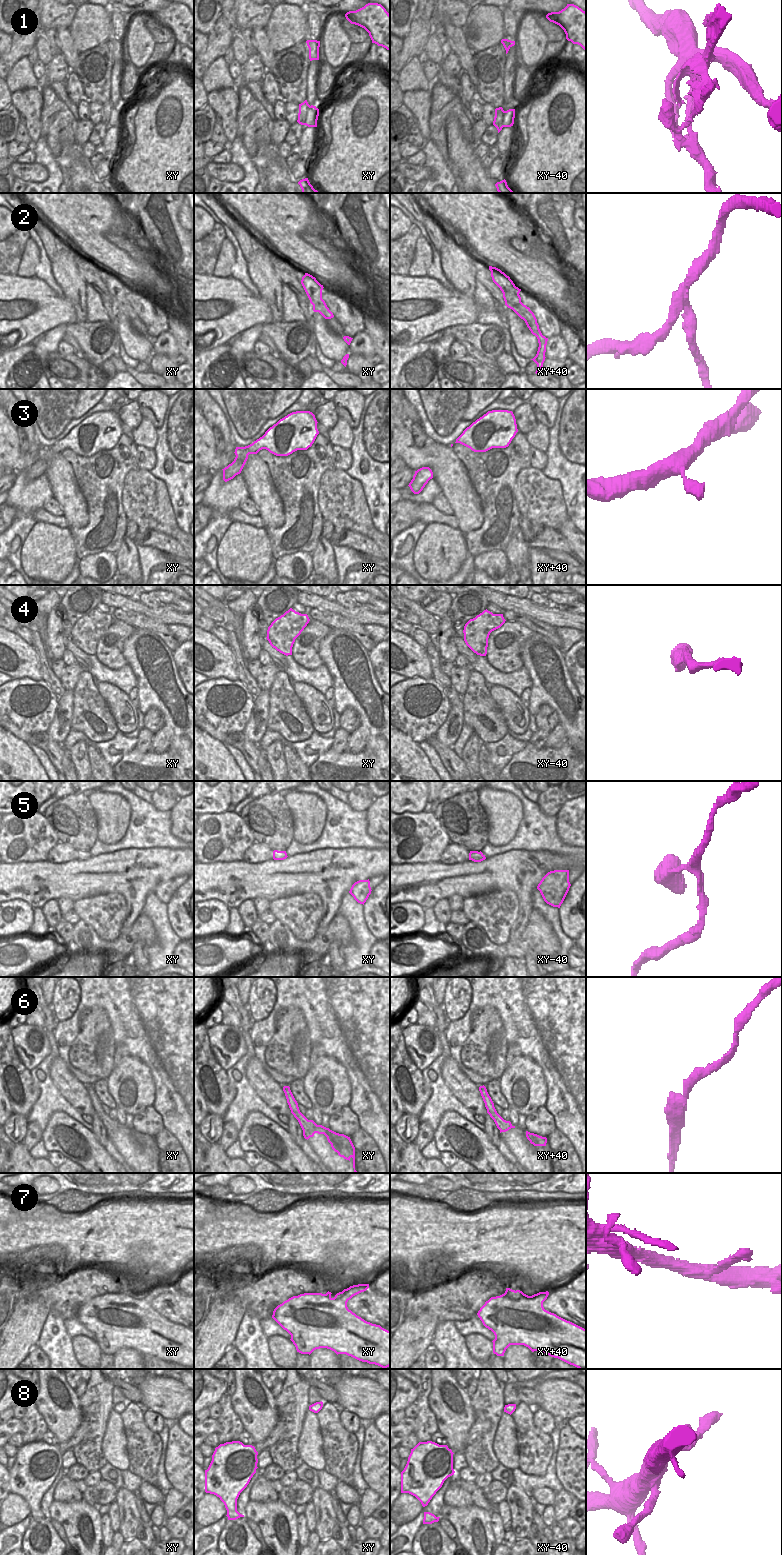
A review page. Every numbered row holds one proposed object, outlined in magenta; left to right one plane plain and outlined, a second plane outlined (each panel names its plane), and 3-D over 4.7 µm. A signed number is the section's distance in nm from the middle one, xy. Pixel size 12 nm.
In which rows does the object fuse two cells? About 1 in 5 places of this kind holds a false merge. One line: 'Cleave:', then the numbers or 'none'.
Cleave: 1, 2, 4.

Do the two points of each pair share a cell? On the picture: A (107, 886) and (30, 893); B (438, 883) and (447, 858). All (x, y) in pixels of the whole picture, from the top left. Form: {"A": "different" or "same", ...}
{"A": "same", "B": "different"}

